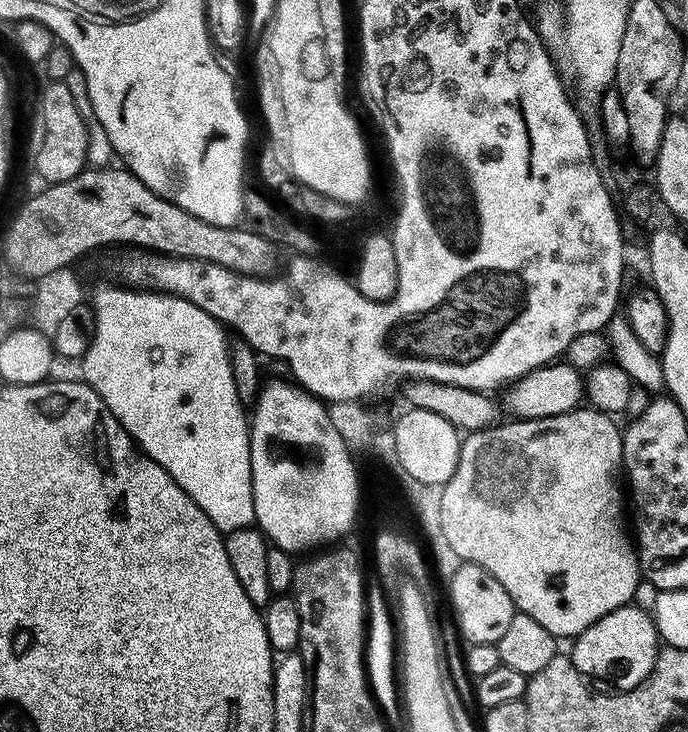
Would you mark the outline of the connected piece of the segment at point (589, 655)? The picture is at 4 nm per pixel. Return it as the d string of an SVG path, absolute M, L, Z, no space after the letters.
M639 603L623 604L618 610L610 610L598 622L594 622L571 641L570 655L574 666L585 676L596 680L609 680L617 689L627 690L638 686L650 674L656 664L656 656L662 641L656 632L651 611L639 608Z

